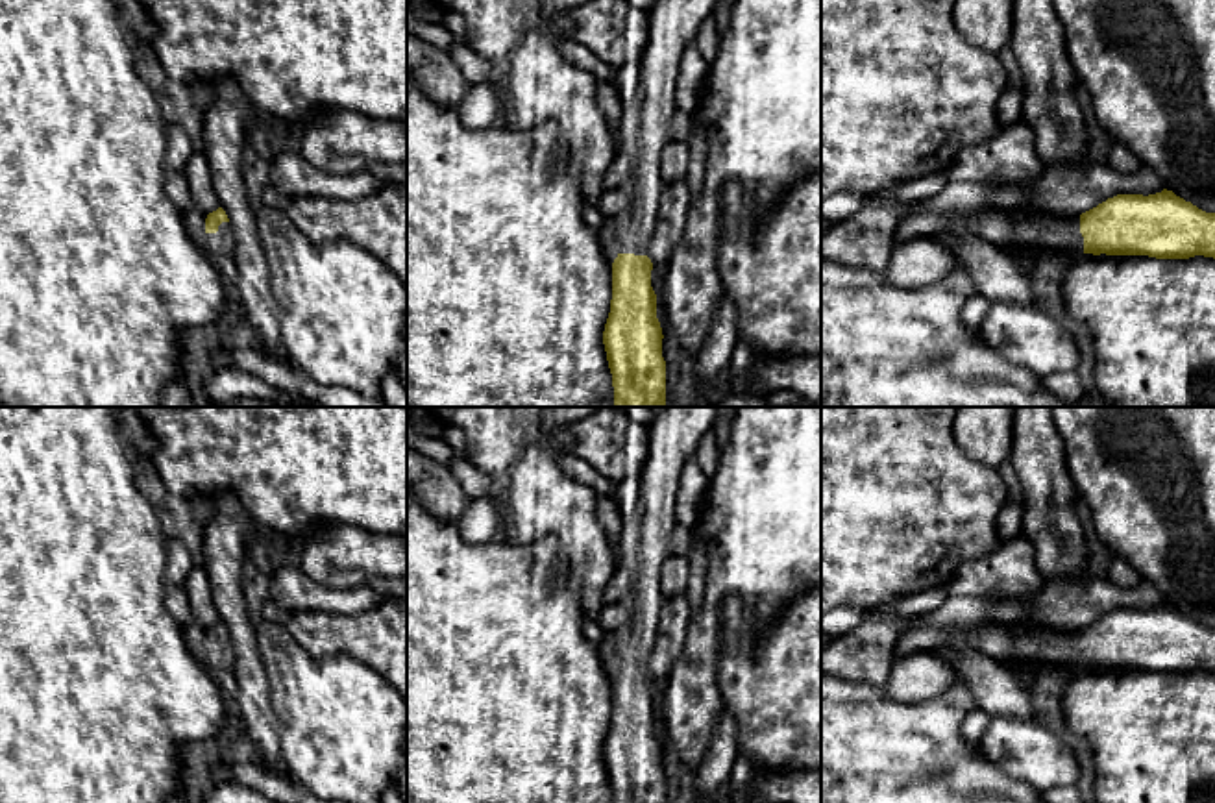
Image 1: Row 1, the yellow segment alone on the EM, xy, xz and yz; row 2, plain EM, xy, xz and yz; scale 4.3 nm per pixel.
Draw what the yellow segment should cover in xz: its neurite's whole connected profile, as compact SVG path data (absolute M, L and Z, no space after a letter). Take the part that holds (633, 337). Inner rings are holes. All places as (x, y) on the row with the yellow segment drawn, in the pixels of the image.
M655 0L638 89L621 113L620 150L629 157L629 172L620 185L623 209L616 216L618 257L612 263L612 300L603 331L612 407L666 407L664 335L647 252L664 191L660 155L671 141L681 59L716 4Z

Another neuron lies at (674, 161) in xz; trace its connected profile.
M669 141L660 155L664 187L682 179L688 172L688 148L682 141Z

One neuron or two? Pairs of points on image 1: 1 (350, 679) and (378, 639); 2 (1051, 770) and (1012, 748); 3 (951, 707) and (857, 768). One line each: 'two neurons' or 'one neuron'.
1: two neurons
2: one neuron
3: one neuron

